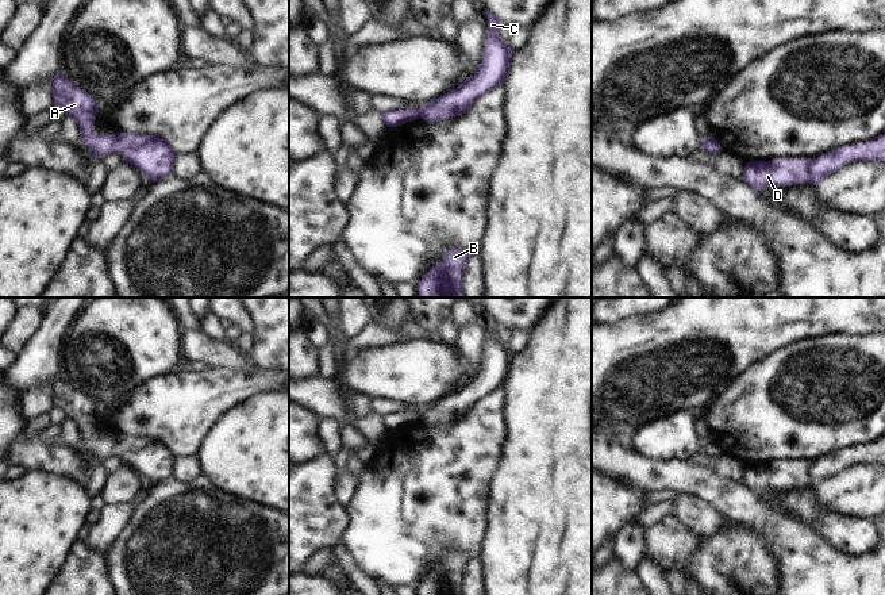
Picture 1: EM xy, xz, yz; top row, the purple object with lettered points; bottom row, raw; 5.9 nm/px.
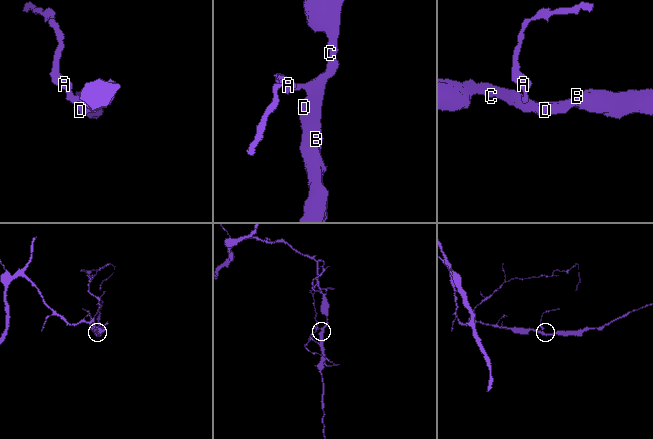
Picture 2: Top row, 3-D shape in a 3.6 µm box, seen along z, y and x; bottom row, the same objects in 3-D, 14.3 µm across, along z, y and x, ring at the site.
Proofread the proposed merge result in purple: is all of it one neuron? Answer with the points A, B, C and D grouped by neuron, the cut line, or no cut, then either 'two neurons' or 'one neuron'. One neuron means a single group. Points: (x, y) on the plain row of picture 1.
A B C D | no cut | one neuron

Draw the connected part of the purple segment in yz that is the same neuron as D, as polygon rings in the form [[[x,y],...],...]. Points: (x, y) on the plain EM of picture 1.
[[[885,437],[871,445],[847,448],[817,461],[777,461],[746,465],[743,484],[758,496],[766,490],[778,491],[809,485],[816,488],[847,467],[869,462],[885,465]]]

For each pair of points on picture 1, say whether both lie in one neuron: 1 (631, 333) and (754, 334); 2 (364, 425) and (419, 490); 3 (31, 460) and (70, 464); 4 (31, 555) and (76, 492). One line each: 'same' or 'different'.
1: same
2: different
3: same
4: same

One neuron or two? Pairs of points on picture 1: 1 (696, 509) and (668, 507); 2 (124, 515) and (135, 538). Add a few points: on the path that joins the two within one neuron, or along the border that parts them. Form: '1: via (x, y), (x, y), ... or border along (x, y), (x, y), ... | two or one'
1: border along (672, 501), (674, 514) | two
2: border along (139, 501), (134, 515), (110, 549) | two

